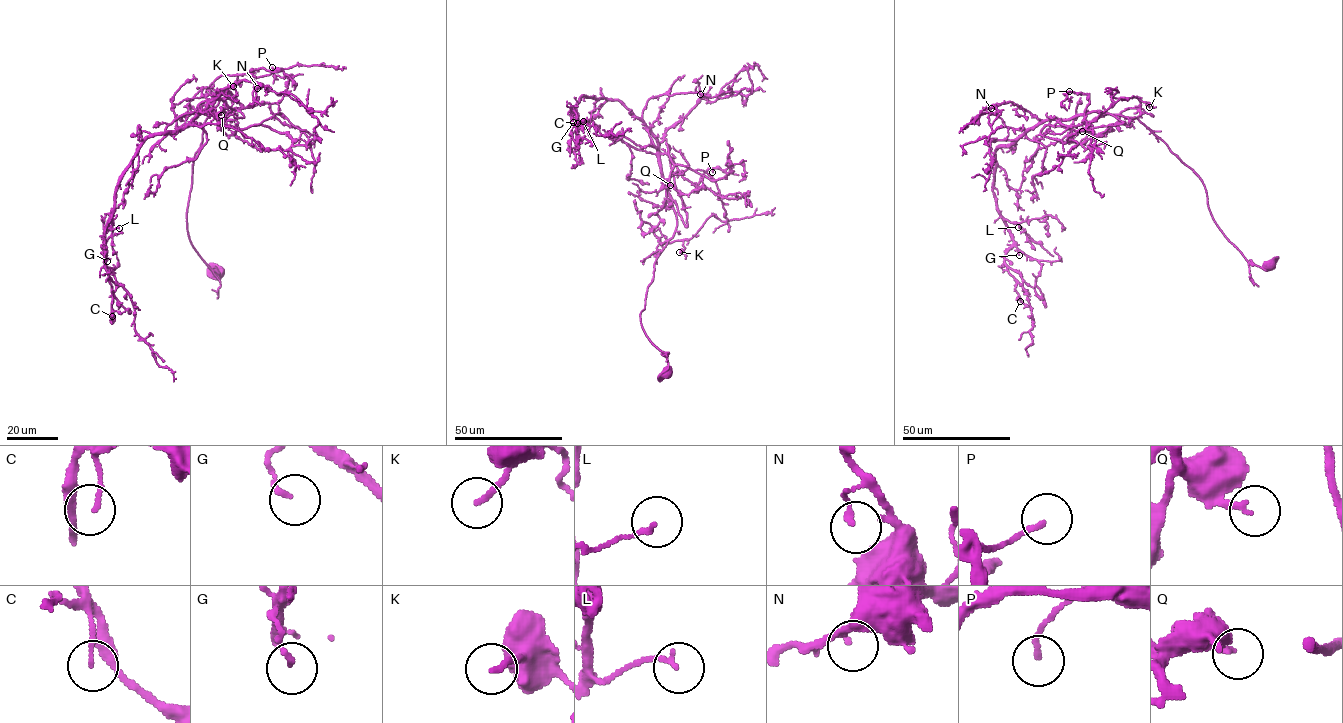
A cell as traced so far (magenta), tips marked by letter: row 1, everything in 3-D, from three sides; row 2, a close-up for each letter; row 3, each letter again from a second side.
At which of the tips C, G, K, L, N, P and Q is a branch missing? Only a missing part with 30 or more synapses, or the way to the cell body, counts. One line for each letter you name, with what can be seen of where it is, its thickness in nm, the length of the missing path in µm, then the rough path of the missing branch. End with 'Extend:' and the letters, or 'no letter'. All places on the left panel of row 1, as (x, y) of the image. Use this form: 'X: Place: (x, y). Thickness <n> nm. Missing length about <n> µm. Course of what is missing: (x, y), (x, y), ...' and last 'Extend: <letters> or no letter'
Extend: no letter

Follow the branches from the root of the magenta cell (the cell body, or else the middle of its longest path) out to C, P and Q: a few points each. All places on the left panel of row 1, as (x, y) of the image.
C: (218, 274), (187, 208), (223, 92), (149, 136), (119, 183), (112, 316)
P: (218, 274), (188, 235), (193, 158), (206, 119), (229, 95), (209, 101), (248, 108), (252, 71), (272, 67)
Q: (218, 274), (191, 243), (187, 208), (203, 124), (229, 96), (223, 92), (209, 101), (231, 109), (221, 115)

